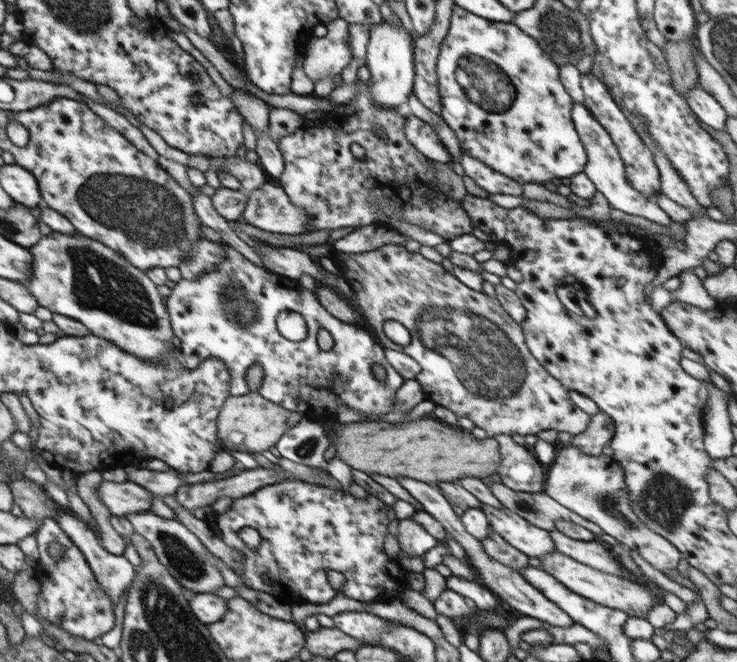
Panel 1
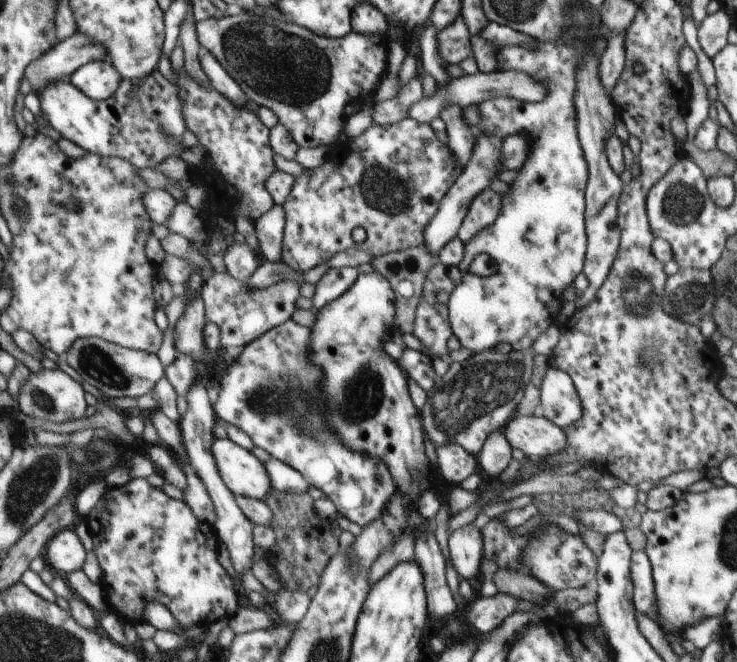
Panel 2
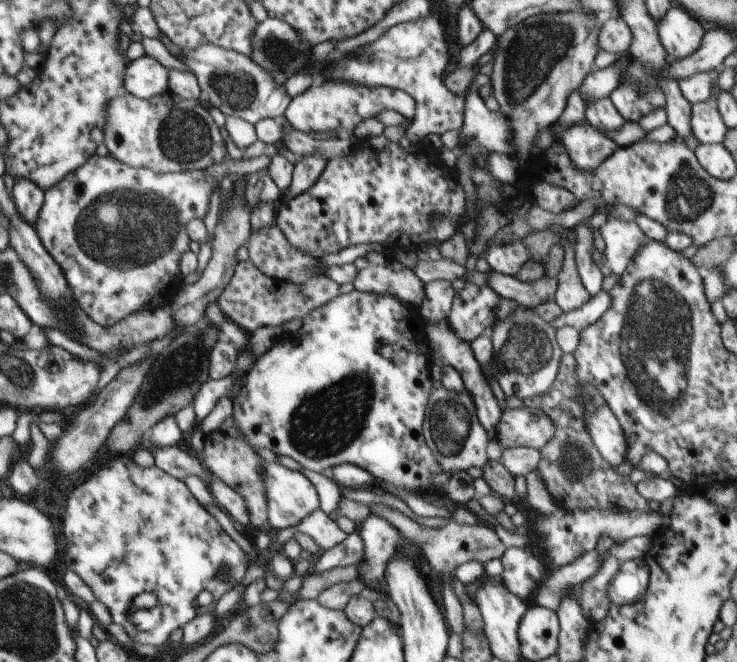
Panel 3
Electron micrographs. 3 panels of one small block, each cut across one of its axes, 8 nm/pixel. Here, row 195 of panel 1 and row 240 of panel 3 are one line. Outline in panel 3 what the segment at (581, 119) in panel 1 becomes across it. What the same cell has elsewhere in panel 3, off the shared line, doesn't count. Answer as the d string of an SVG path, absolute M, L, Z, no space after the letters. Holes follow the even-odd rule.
M611 215L600 232L604 240L605 265L614 274L624 274L628 264L632 264L636 250L647 237L635 222L624 221Z

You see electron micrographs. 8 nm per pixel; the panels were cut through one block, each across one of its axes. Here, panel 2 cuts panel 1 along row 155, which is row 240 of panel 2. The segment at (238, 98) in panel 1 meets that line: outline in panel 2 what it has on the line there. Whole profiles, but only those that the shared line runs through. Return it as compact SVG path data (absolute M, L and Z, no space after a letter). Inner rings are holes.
M273 204L272 208L259 216L253 226L260 250L264 258L270 262L282 263L282 239L286 222L286 212L280 204Z

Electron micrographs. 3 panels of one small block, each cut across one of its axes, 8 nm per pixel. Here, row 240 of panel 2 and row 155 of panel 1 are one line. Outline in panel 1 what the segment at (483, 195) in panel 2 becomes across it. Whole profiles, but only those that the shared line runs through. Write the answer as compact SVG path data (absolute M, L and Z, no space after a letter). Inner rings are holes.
M463 151L461 153L461 164L464 168L465 176L472 178L480 188L486 190L490 195L506 194L523 196L522 183L512 181L511 178L492 170L481 160L472 158Z

